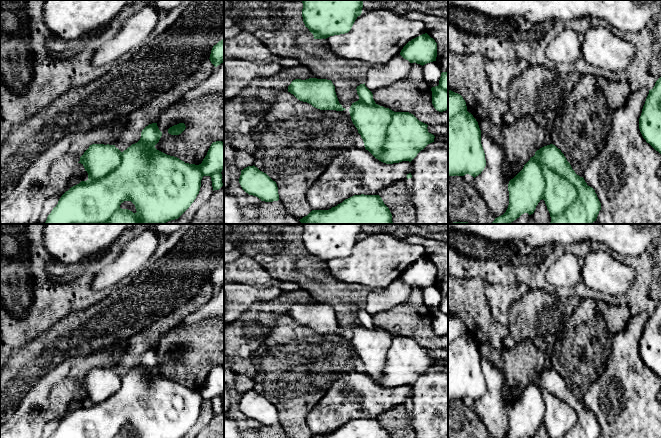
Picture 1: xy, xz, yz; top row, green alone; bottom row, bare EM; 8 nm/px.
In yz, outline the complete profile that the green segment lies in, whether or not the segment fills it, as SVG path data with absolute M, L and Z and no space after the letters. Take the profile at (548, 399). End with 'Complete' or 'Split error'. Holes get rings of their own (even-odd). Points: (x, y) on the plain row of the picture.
M555 369L544 370L509 405L509 429L504 438L533 438L543 423L550 438L599 438L601 427L595 414L572 393L564 378Z. Complete

